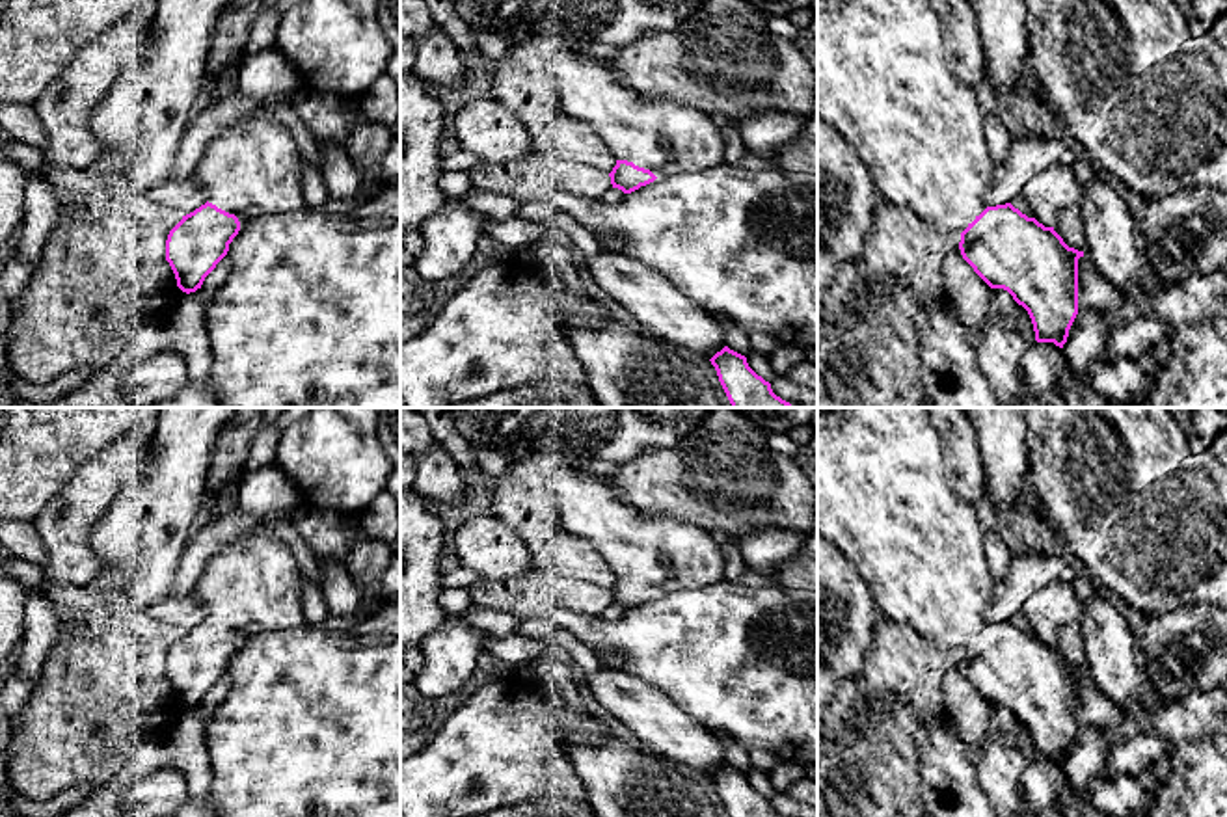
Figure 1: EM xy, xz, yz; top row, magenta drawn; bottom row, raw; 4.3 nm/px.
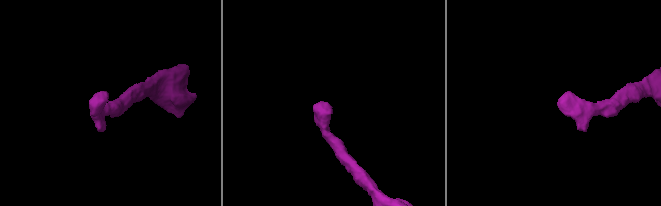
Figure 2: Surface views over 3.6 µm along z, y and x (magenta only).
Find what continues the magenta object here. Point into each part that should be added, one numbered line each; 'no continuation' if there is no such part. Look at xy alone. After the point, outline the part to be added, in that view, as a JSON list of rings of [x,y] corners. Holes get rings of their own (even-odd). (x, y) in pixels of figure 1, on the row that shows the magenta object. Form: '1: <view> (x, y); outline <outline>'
1: xy (252, 168); outline [[[268,100],[244,114],[210,140],[194,175],[207,190],[207,201],[235,214],[240,225],[261,218],[298,210],[305,205],[302,190],[302,154],[287,127]]]

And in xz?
1: xz (663, 136); outline [[[564,47],[551,63],[551,74],[564,112],[585,123],[618,160],[650,169],[655,177],[706,171],[724,160],[722,134],[711,114],[639,95],[618,82],[609,60],[598,61]]]

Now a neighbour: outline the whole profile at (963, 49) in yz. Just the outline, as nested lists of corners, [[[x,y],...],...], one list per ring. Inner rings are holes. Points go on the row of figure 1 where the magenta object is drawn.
[[[929,0],[942,26],[946,61],[955,78],[976,87],[985,78],[985,60],[976,13],[968,0]]]

